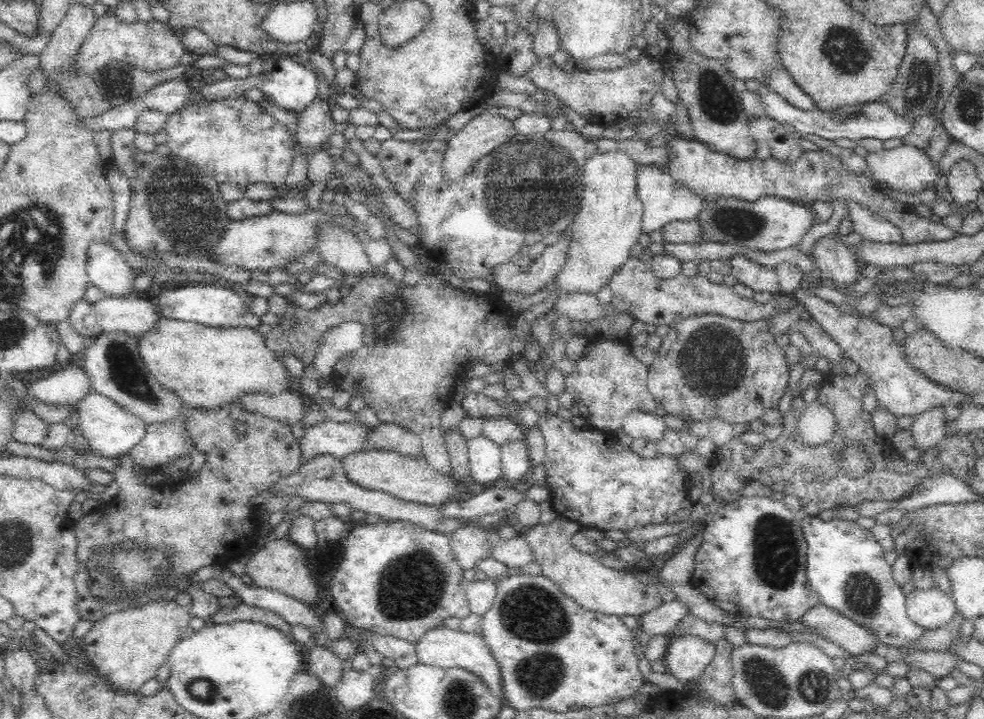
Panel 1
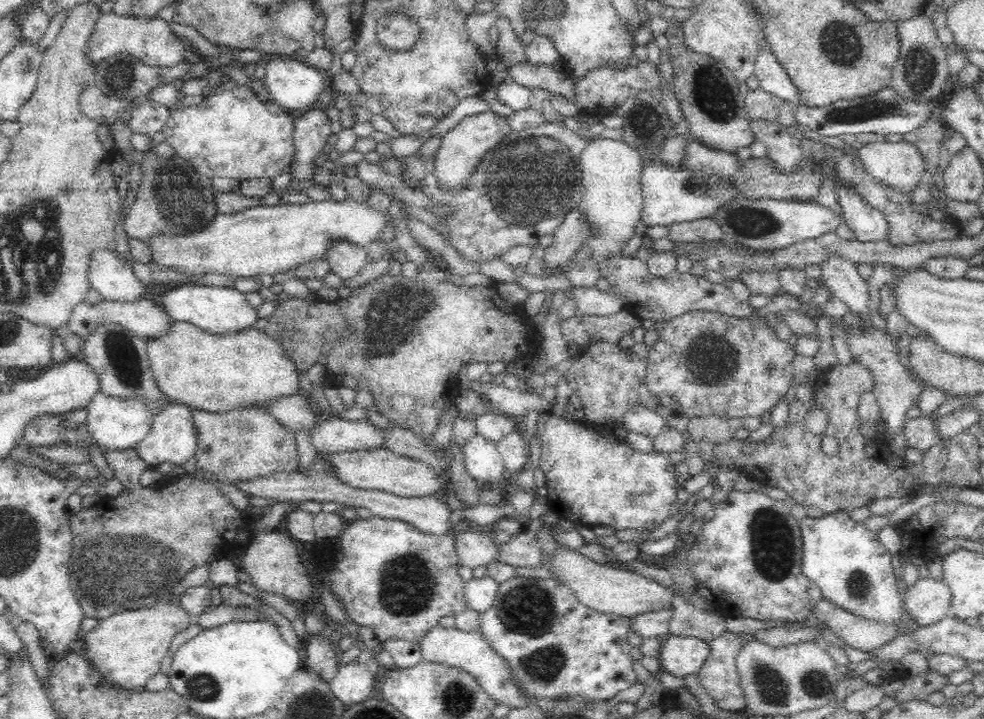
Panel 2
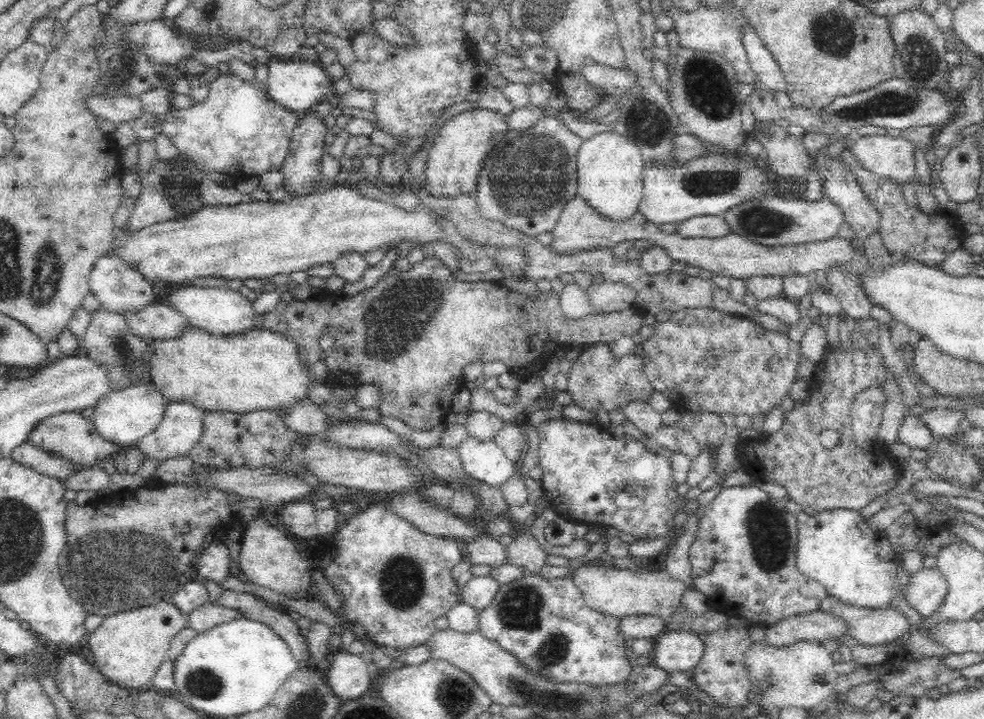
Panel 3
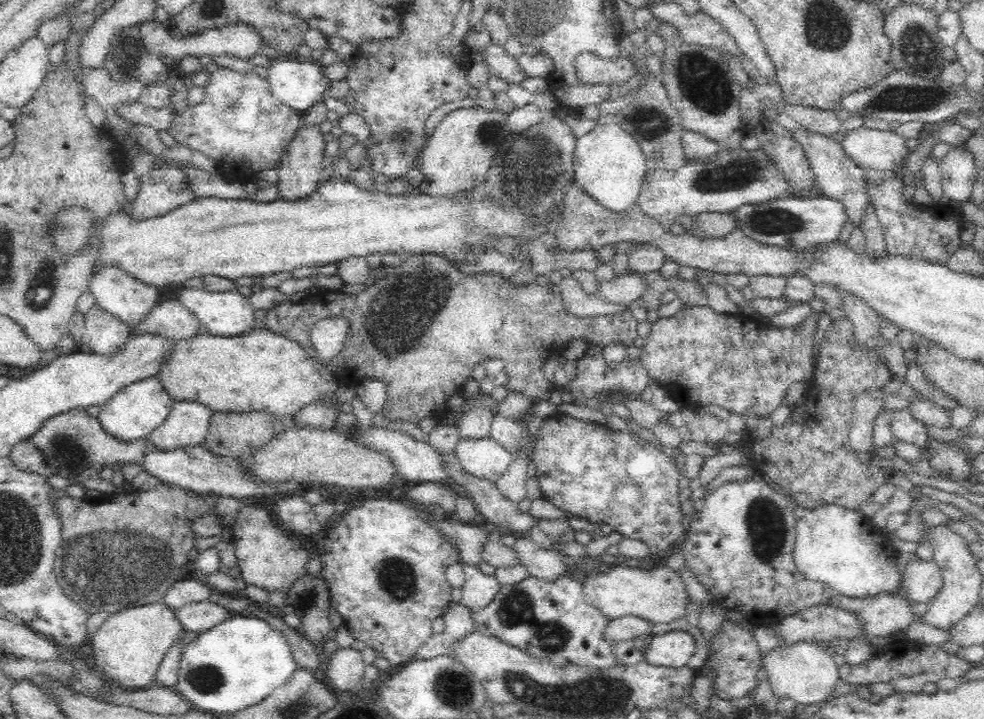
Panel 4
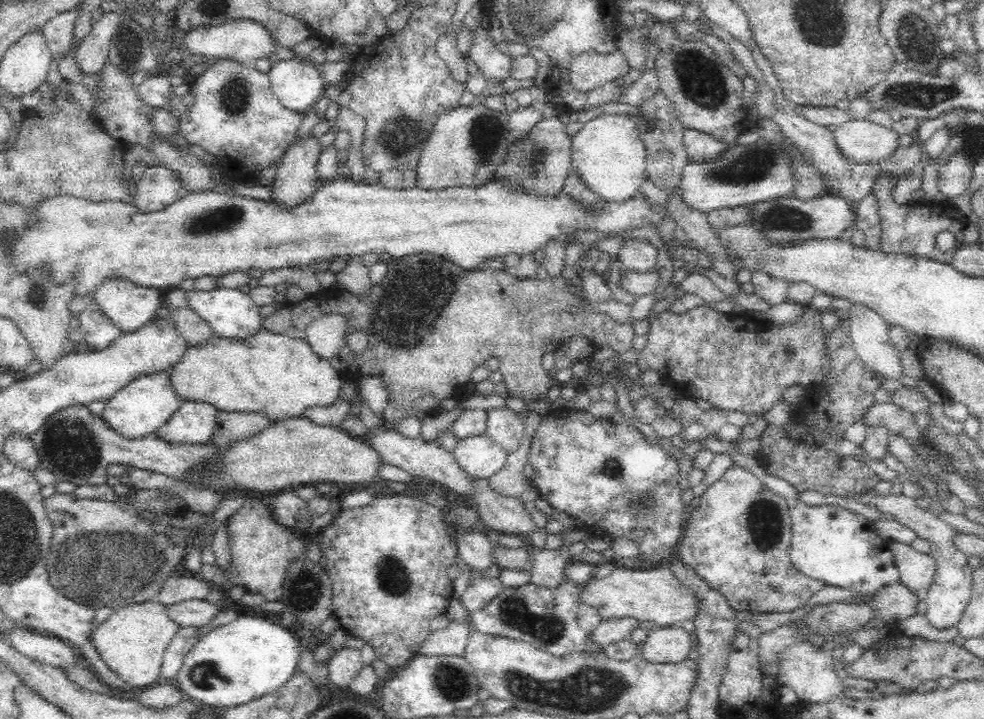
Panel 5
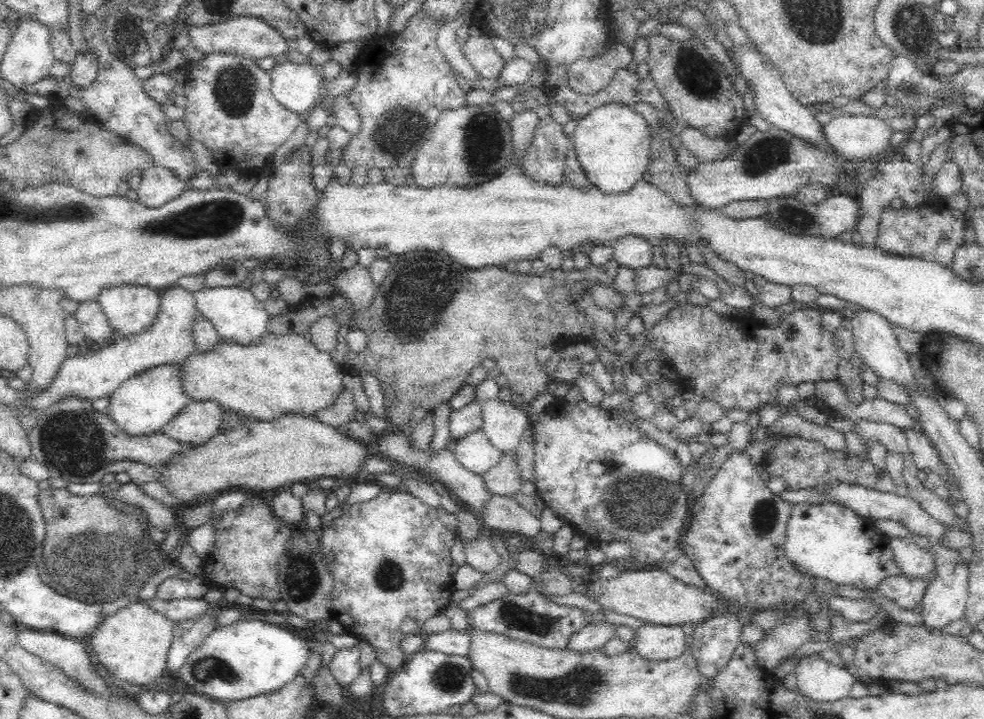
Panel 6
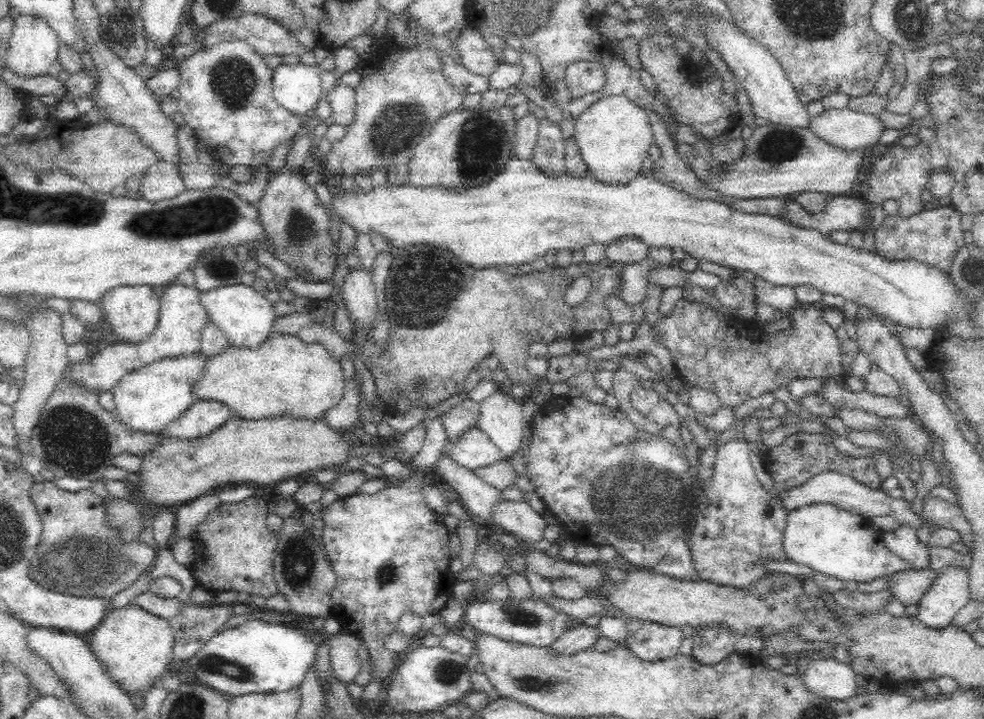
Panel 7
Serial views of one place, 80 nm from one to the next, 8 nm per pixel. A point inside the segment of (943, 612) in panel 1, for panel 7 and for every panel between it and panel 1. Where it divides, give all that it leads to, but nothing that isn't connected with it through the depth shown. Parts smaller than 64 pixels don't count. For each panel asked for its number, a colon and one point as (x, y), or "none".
2: (927, 600)
3: (927, 588)
4: (921, 579)
5: (917, 570)
6: (915, 562)
7: (903, 542)

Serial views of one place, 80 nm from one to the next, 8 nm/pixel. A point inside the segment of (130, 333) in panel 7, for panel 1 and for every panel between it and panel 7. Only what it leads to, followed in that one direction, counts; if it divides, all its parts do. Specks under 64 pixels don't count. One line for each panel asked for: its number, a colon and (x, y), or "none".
1: (107, 269)
2: (112, 276)
3: (120, 289)
4: (117, 293)
5: (129, 307)
6: (130, 309)

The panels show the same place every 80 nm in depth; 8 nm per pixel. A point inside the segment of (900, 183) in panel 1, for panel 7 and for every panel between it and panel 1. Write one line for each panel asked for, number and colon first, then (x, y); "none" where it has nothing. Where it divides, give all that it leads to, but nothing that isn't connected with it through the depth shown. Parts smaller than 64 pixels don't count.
2: (899, 165)
3: (891, 157)
4: (870, 148)
5: (862, 141)
6: (858, 137)
7: (846, 128)

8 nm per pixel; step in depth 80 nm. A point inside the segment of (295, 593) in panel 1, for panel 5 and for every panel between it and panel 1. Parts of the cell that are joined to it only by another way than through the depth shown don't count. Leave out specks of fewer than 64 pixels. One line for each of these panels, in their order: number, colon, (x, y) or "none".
2: (272, 561)
3: (268, 558)
4: (268, 558)
5: (260, 548)

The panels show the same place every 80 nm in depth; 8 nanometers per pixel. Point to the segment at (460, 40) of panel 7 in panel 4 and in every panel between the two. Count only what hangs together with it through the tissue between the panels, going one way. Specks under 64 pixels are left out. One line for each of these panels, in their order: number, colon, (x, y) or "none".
4: (497, 61)
5: (492, 60)
6: (479, 50)

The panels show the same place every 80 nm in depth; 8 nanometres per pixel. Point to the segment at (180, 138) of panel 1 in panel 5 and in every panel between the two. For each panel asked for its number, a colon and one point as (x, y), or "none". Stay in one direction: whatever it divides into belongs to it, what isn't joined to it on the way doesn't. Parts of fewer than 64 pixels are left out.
2: (231, 134)
3: (238, 125)
4: (239, 119)
5: (234, 111)

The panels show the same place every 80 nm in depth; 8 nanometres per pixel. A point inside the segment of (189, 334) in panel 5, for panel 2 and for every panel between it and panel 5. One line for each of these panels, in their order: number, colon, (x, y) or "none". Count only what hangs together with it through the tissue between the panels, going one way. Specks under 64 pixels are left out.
2: (145, 319)
3: (156, 321)
4: (170, 318)

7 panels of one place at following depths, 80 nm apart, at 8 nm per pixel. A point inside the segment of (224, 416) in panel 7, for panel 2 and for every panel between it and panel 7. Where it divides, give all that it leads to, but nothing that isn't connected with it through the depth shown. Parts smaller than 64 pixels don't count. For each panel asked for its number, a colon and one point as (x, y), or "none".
2: (173, 439)
3: (182, 426)
4: (188, 424)
5: (193, 423)
6: (200, 420)

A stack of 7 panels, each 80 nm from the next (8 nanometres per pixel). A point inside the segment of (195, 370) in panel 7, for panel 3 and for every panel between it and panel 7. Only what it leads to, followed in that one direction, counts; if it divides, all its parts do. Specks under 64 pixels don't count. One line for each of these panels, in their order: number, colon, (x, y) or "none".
3: (124, 417)
4: (134, 413)
5: (139, 409)
6: (143, 404)

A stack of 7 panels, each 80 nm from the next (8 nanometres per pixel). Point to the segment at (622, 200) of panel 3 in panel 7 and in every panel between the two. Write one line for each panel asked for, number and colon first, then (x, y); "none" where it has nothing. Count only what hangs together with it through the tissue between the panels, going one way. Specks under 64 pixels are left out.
4: (608, 163)
5: (609, 153)
6: (612, 142)
7: (613, 133)

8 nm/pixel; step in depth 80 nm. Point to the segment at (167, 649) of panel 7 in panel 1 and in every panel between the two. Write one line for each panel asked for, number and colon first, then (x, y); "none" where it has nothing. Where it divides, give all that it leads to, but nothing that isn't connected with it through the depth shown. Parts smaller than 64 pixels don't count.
1: (127, 647)
2: (126, 648)
3: (127, 648)
4: (129, 646)
5: (132, 642)
6: (132, 644)

